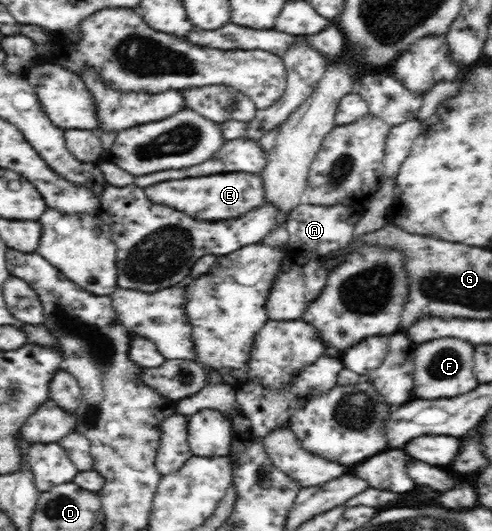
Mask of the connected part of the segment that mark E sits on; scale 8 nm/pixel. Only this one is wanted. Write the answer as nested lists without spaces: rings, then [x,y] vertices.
[[[229,172],[225,175],[221,173],[221,175],[207,175],[207,177],[195,177],[195,179],[191,177],[191,179],[157,183],[157,185],[147,187],[145,193],[153,203],[171,205],[179,211],[189,213],[191,218],[209,222],[239,217],[265,202],[265,184],[261,175],[246,172]]]

